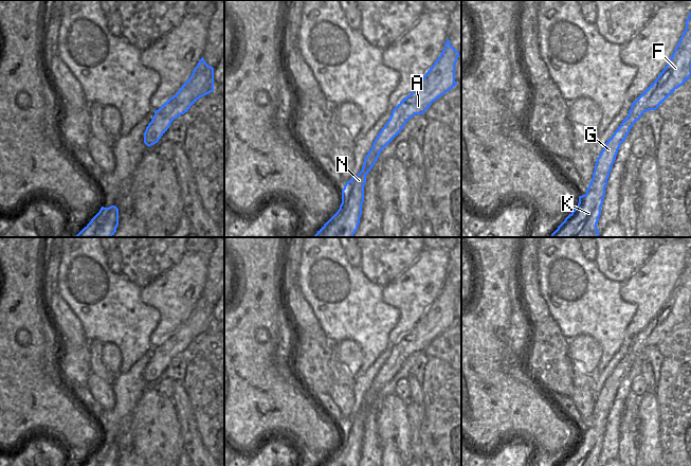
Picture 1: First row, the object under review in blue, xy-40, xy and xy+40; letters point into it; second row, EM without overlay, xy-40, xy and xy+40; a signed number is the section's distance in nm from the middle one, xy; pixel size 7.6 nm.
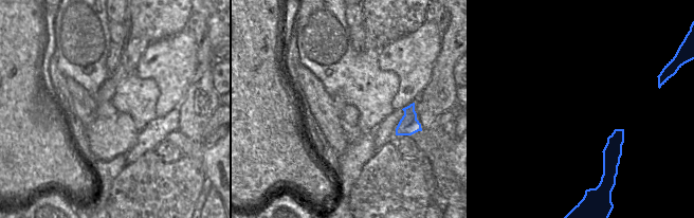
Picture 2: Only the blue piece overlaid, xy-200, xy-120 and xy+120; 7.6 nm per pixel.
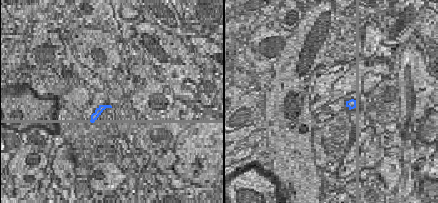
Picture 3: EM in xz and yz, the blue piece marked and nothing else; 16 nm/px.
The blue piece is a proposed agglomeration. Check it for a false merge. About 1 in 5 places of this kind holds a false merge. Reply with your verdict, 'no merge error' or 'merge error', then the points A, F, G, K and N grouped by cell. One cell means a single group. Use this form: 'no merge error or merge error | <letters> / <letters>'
no merge error | A F G K N

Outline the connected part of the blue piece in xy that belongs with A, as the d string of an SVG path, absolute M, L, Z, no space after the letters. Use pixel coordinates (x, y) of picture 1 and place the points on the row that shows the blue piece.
M447 39L440 56L421 82L393 109L389 120L364 158L362 171L345 183L342 190L342 203L338 212L313 237L353 237L362 215L366 175L377 162L381 151L400 133L412 116L423 114L433 102L457 85L455 65L458 56L459 52Z

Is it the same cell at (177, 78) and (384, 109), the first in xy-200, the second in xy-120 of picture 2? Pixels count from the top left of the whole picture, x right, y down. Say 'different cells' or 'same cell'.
different cells

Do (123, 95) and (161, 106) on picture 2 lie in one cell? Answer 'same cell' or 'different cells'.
different cells

